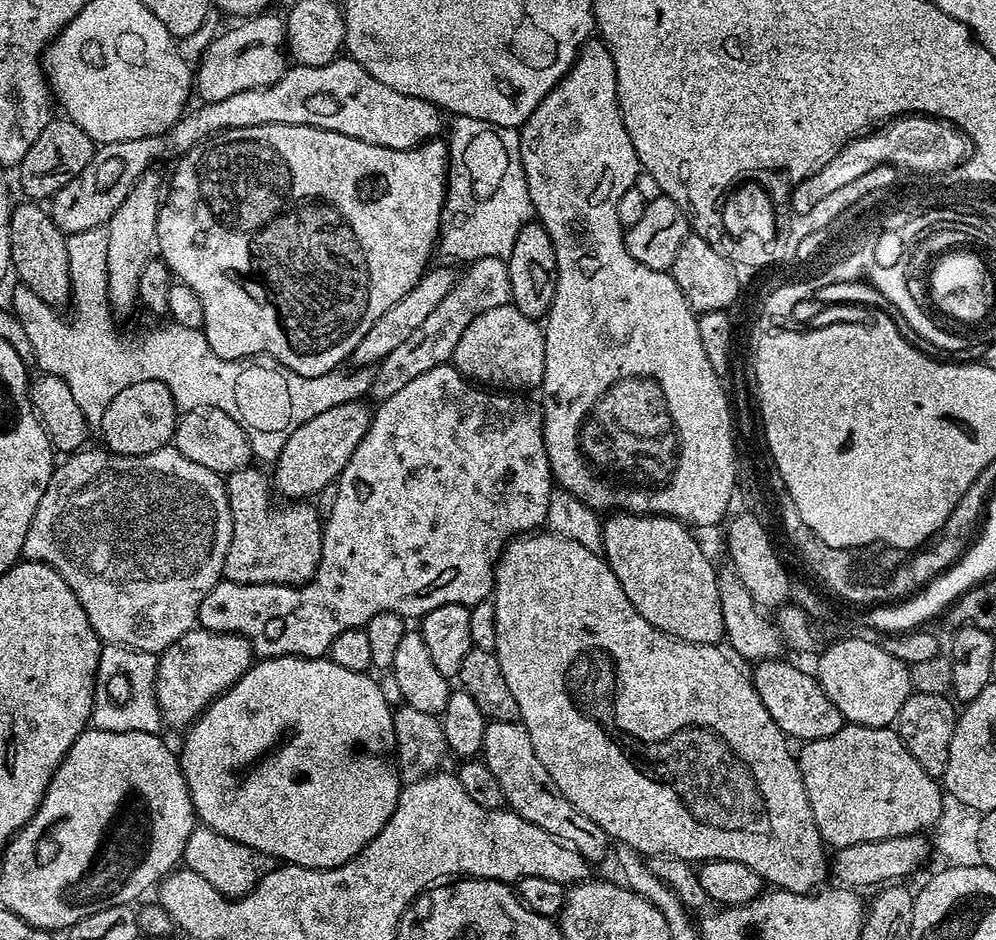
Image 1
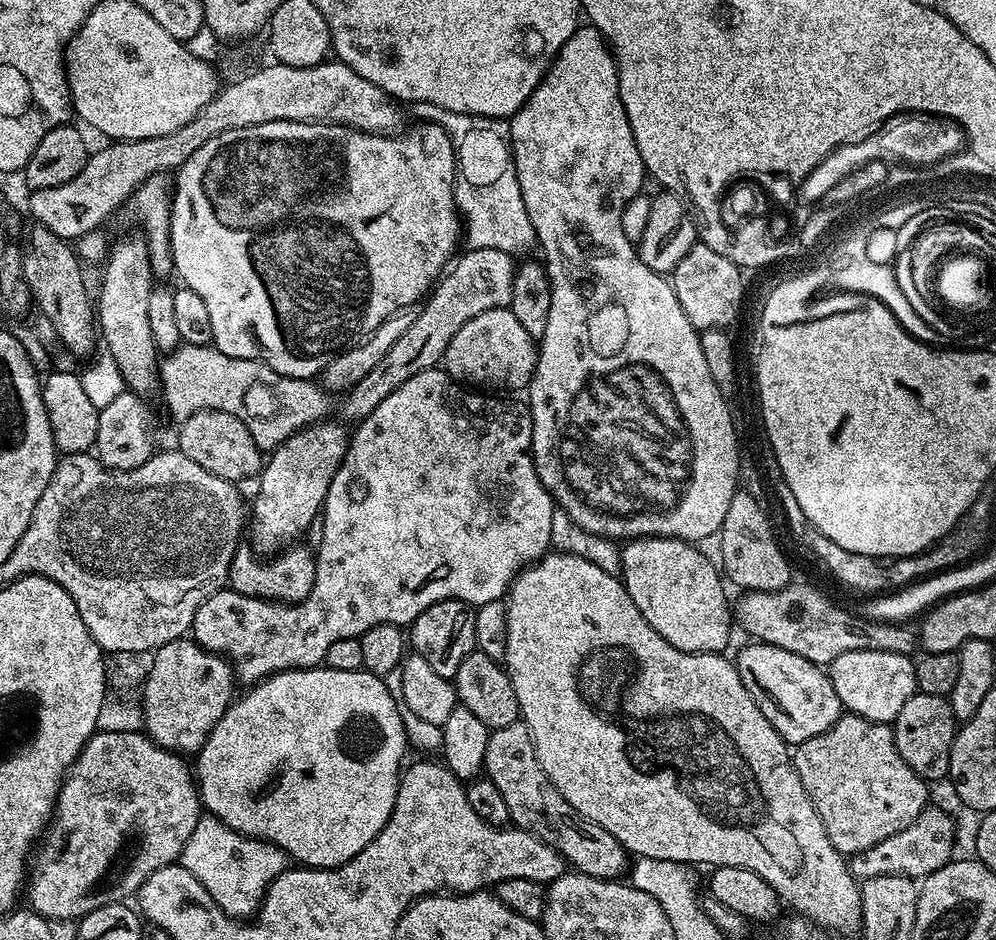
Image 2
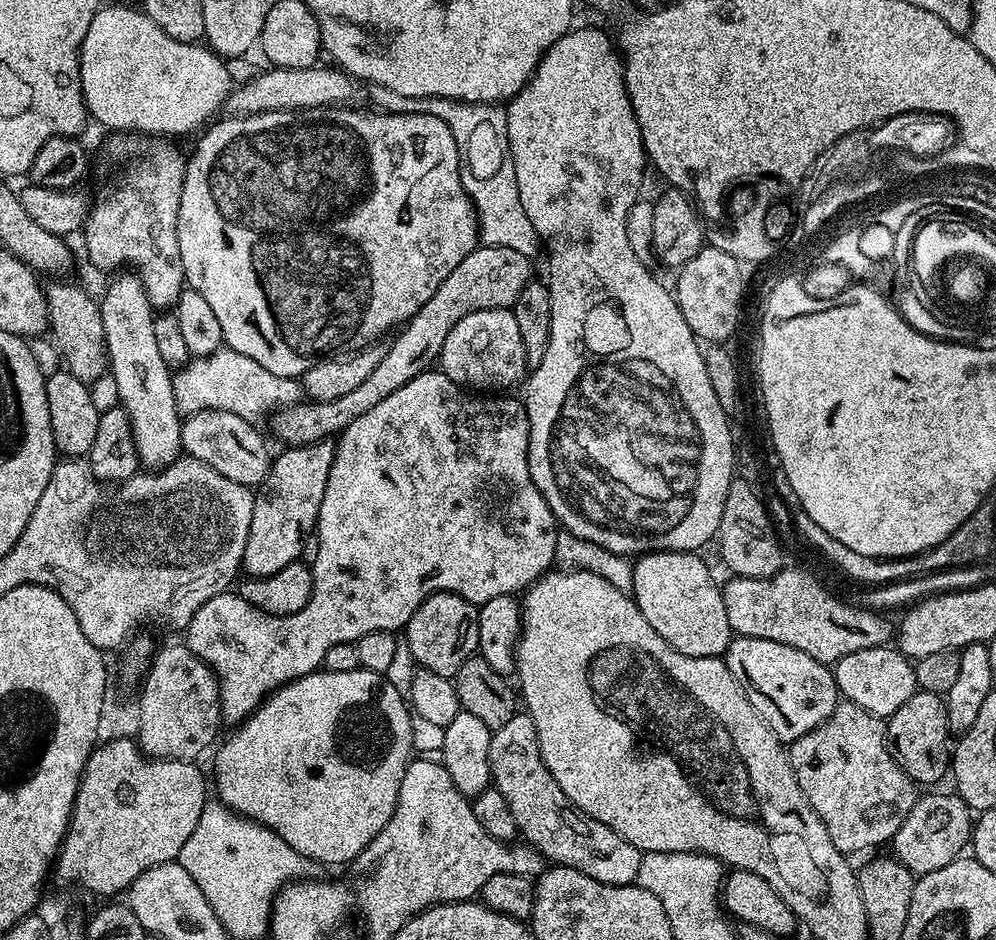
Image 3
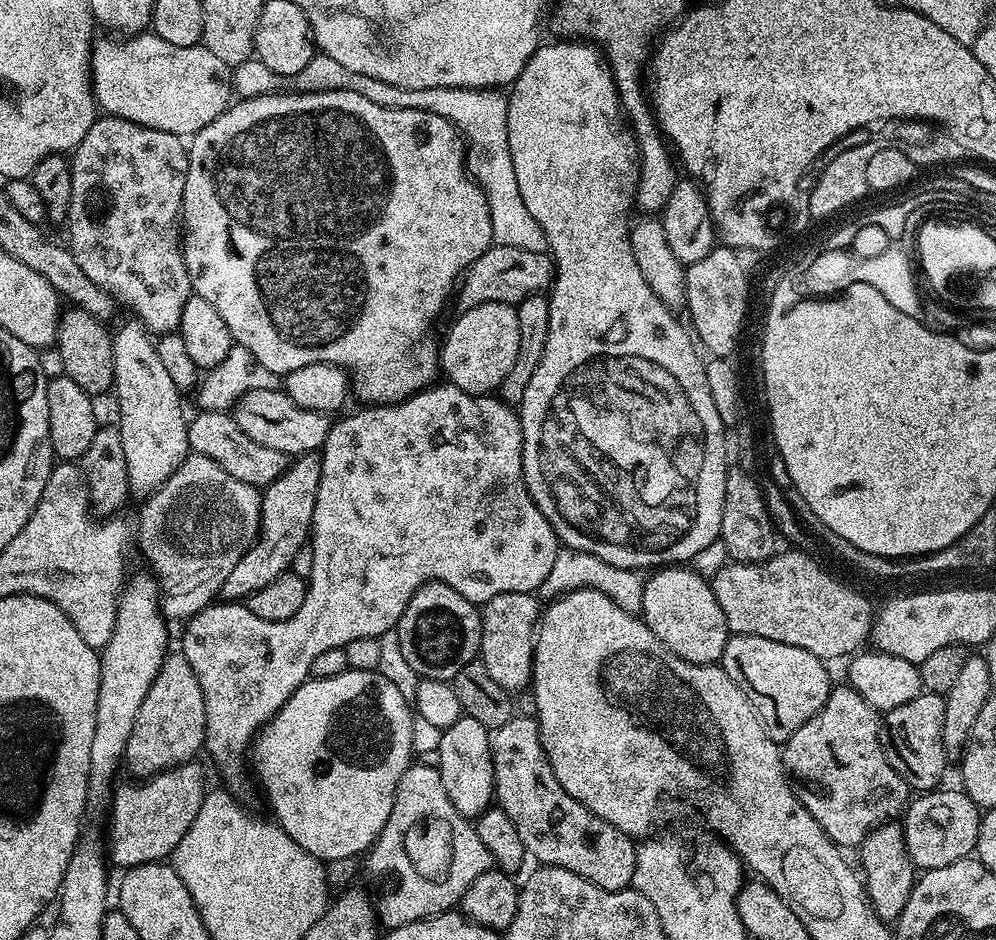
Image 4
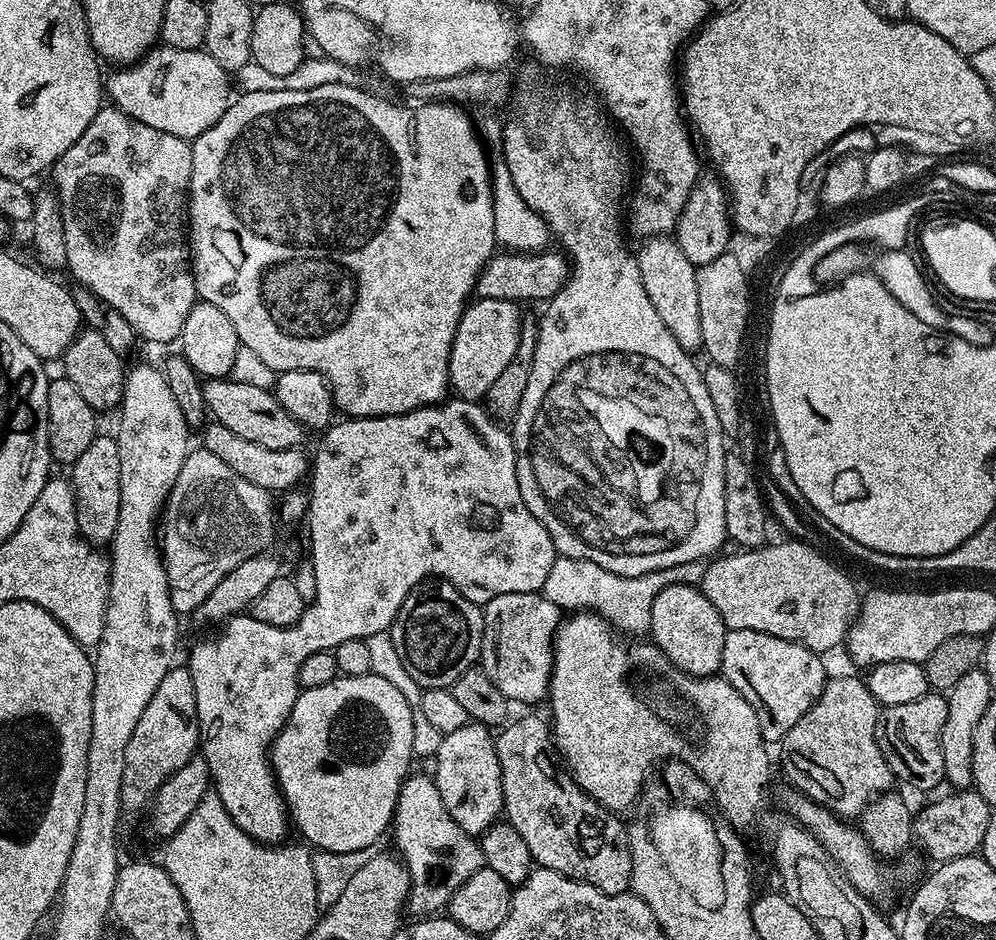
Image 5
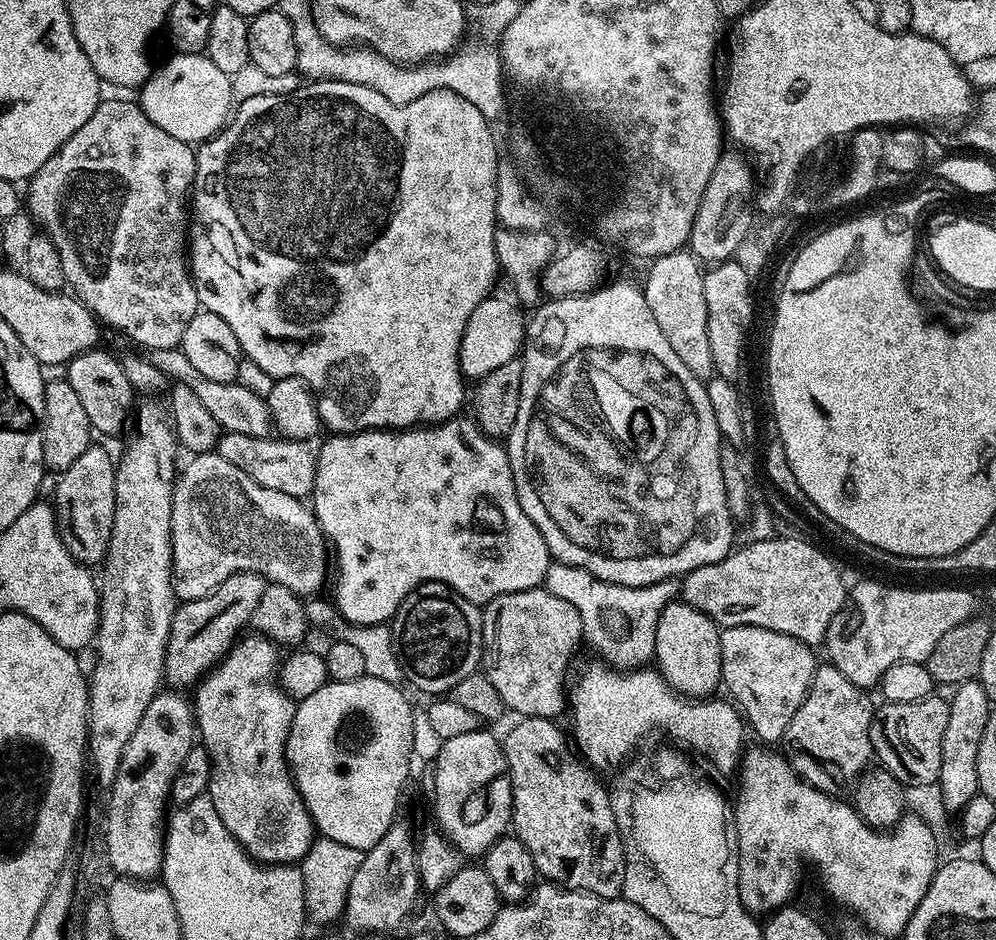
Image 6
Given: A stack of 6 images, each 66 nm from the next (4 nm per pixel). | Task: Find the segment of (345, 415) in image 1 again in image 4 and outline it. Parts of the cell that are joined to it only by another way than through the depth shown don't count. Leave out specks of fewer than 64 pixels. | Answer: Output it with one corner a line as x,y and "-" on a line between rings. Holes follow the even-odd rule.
316,454
295,457
289,463
288,468
274,482
270,482
267,488
263,489
260,497
260,534
255,544
230,570
226,582
222,582
219,595
228,602
243,601
250,594
262,590
262,586
270,586
274,578
278,578
283,572
289,571
294,562
294,556
306,543
309,543
312,530
312,519
314,518
314,502
318,502
318,482
322,482
322,466
320,457

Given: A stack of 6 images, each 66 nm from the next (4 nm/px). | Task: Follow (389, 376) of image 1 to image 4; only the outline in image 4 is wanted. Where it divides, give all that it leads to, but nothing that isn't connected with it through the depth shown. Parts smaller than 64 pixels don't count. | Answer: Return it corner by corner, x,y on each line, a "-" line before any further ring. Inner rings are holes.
496,244
487,248
477,260
468,267
458,284
460,308
468,309
483,303
506,303
518,305
527,298
543,293
554,279
552,257
547,251
530,253
529,250
515,249
514,246
-
280,388
250,390
242,394
230,415
234,422
238,422
238,430
245,432
249,438
254,438
254,442
259,442
270,450
278,450
289,458
319,453
326,442
326,434
330,434
334,423
329,413
303,409

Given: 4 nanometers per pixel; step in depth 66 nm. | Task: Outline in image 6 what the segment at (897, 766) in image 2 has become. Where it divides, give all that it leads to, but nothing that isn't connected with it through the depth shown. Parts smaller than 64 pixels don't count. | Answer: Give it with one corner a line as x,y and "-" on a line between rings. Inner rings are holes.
830,662
817,667
810,690
802,706
798,706
798,714
790,718
782,741
782,755
812,788
843,797
855,789
860,777
873,763
870,730
874,703
868,696
871,695
865,689
854,686
854,682

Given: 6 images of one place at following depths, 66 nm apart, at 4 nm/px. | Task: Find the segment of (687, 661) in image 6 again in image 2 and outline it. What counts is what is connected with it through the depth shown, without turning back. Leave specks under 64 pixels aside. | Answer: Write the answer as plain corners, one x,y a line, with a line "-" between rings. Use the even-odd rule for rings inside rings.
642,536
633,538
620,548
619,575
624,582
624,588
630,594
634,606
642,614
642,618
670,646
683,652
715,652
725,651
728,639
734,629
734,612
730,607
730,596
724,593
725,581
719,567
704,552
699,552
695,543
686,540
676,540
672,536

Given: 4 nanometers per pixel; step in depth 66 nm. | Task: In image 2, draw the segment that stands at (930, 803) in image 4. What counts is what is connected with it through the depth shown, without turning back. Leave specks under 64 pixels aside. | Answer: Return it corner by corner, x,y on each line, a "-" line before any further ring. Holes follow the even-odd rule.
929,806
906,826
906,830
898,830
898,834
890,834
890,838
882,838
865,852
857,852
851,857
852,875
861,881
879,876
909,876
914,881
934,874
943,864
953,859
952,852
952,820
940,808

